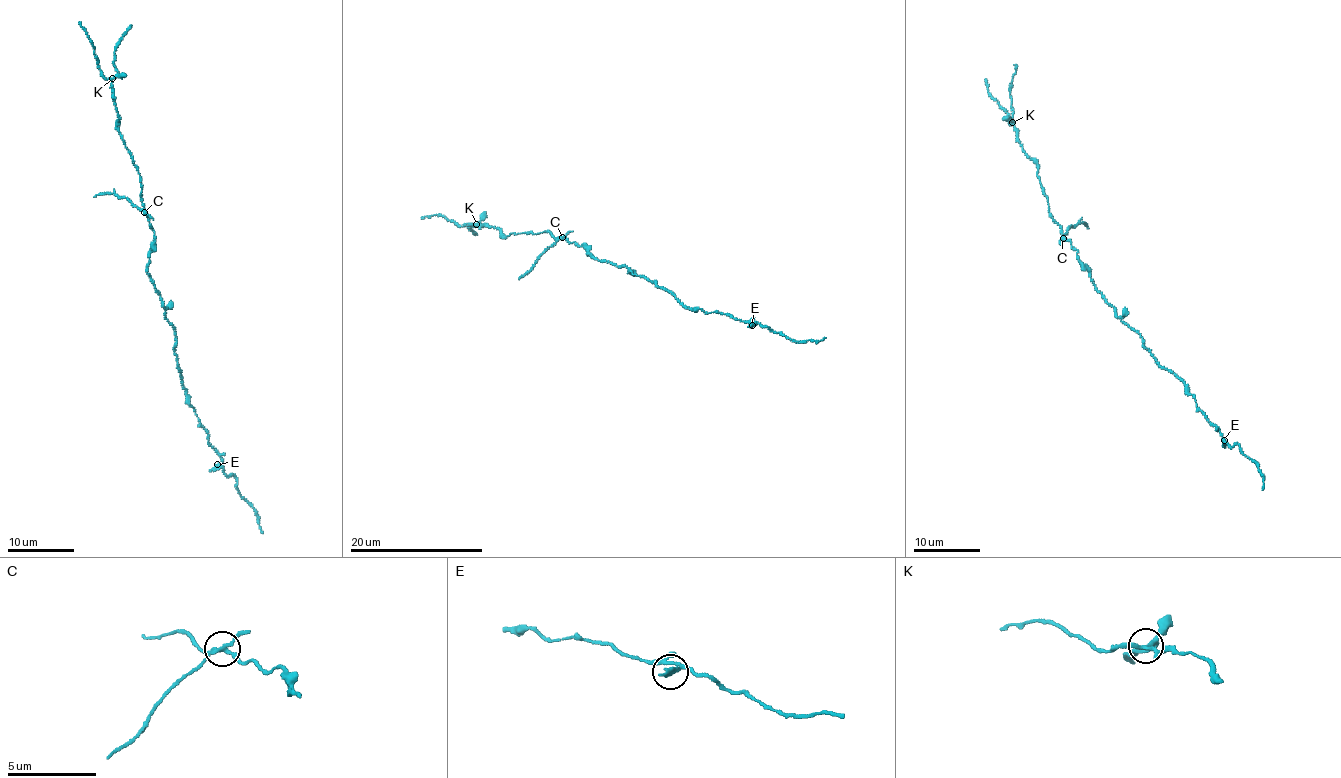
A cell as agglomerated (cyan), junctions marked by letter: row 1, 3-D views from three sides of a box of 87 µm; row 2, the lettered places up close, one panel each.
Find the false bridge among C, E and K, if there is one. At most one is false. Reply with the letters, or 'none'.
C

